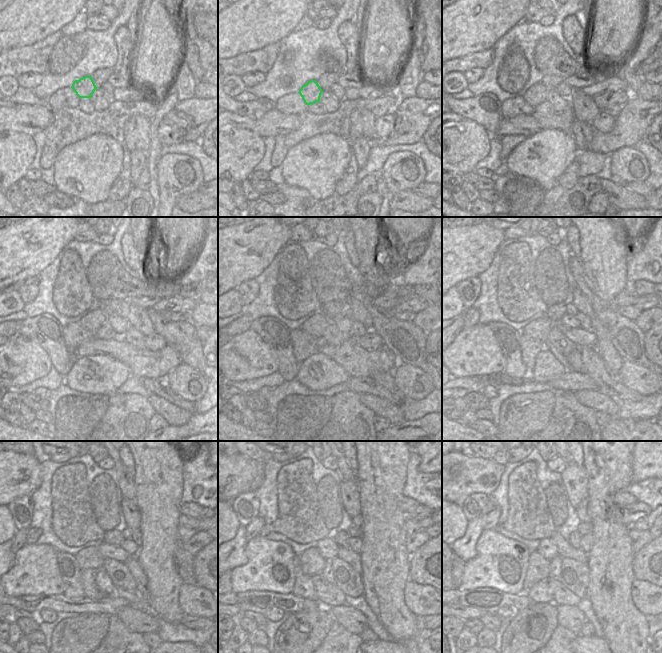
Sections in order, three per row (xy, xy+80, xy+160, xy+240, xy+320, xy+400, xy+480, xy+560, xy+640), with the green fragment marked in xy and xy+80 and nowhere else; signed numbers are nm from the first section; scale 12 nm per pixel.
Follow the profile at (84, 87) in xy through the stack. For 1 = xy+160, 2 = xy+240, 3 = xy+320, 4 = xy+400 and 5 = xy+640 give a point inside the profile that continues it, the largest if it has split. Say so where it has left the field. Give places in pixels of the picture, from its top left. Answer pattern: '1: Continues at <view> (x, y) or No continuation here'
1: Continues at xy+160 (536, 94)
2: Continues at xy+240 (93, 320)
3: Continues at xy+320 (315, 325)
4: Continues at xy+400 (539, 329)
5: Continues at xy+640 (538, 567).

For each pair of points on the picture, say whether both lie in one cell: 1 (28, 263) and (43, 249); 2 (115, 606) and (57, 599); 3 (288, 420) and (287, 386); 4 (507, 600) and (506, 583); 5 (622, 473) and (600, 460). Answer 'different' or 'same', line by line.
1: same
2: same
3: different
4: different
5: same

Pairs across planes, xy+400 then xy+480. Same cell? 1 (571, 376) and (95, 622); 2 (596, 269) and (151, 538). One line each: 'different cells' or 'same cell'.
1: different cells
2: same cell

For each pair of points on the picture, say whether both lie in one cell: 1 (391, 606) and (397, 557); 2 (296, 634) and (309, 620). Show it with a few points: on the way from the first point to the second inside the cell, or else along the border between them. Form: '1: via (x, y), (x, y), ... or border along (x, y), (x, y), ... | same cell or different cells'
1: via (391, 594), (391, 569) | same cell
2: via (295, 629), (298, 626), (304, 625) | same cell

